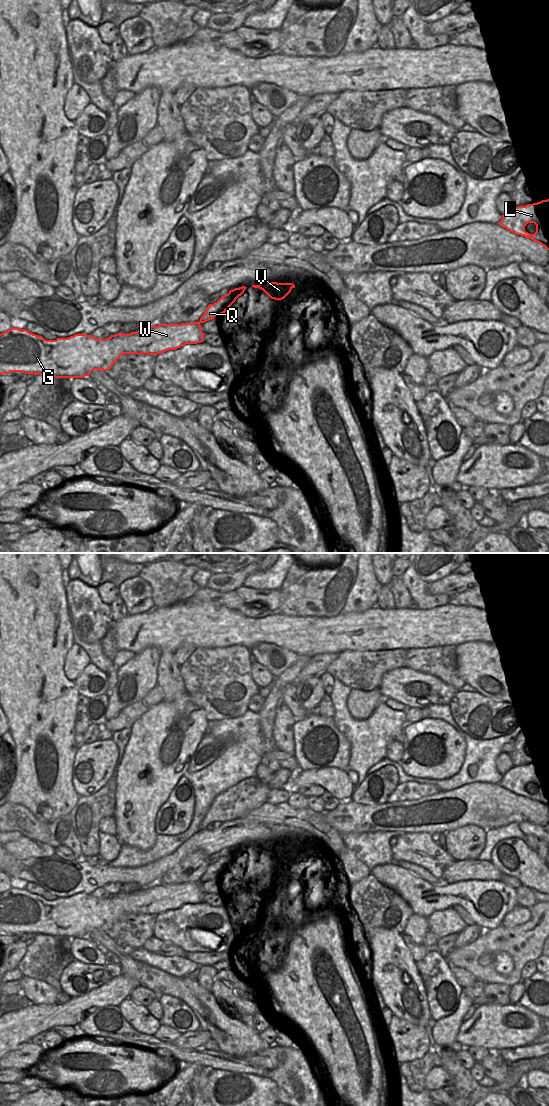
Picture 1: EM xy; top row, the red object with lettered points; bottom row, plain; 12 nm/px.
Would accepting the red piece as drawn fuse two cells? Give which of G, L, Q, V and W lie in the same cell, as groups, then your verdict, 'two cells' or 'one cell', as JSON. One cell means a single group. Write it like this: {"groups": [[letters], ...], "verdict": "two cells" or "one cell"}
{"groups": [["G", "L", "V", "W"], ["Q"]], "verdict": "two cells"}

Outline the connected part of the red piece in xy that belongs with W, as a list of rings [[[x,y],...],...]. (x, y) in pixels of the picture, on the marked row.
[[[200,323],[159,324],[129,334],[119,332],[106,339],[75,334],[68,338],[46,340],[26,329],[12,327],[0,334],[0,374],[23,372],[55,378],[83,378],[89,376],[93,370],[109,371],[123,354],[158,355],[186,344],[201,343],[205,334],[201,331]]]

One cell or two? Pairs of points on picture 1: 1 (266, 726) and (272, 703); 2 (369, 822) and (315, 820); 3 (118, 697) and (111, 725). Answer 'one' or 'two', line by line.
1: one
2: two
3: two

